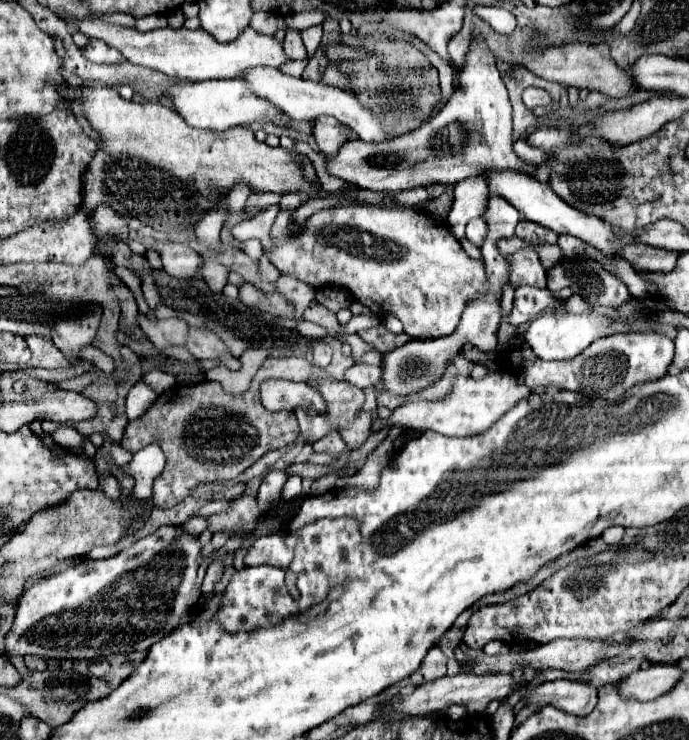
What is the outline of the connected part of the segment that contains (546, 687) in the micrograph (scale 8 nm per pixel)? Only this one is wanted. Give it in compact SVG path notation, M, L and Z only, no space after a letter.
M558 679L542 683L534 691L524 691L522 703L536 703L538 707L554 705L572 715L588 715L598 703L598 691L584 683Z

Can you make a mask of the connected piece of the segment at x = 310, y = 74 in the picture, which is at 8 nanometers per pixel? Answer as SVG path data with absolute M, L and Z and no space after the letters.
M316 51L316 53L308 59L308 65L306 65L306 69L304 69L304 77L306 77L306 79L314 79L314 81L320 81L322 67L326 67L326 65L334 65L334 63L330 63L330 59L326 59L326 57L322 55L322 51Z

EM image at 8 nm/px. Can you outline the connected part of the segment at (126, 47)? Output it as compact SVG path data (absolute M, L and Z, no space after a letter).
M68 15L68 21L72 21L80 33L92 37L92 39L102 39L106 45L118 49L130 63L142 65L154 71L162 71L164 75L178 79L178 81L208 81L208 79L234 79L242 77L242 73L250 67L260 67L268 65L278 69L282 63L288 61L282 43L278 43L274 37L260 35L254 29L246 29L240 33L234 41L230 43L220 43L216 41L210 33L198 29L190 31L186 27L180 29L154 29L148 33L142 33L134 27L122 27L114 23L106 23L98 17L86 17L86 19L74 19Z

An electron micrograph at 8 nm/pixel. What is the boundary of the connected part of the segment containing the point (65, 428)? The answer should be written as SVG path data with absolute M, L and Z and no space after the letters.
M60 425L60 427L56 429L56 433L52 433L52 439L54 439L58 445L62 445L62 447L82 449L82 445L84 445L84 441L86 441L88 437L80 435L80 433L78 433L74 427L70 427L70 425Z

